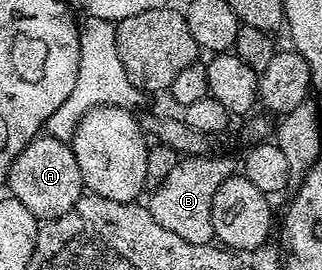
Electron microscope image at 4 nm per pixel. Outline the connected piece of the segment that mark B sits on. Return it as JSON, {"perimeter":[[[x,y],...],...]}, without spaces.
{"perimeter":[[[218,153],[207,155],[190,155],[178,158],[175,169],[167,173],[163,183],[152,188],[153,195],[147,200],[147,206],[151,217],[163,225],[183,241],[191,241],[191,245],[203,245],[213,243],[213,226],[211,225],[211,197],[215,197],[215,189],[223,185],[228,175],[234,174],[235,167],[229,159],[224,159]]]}

